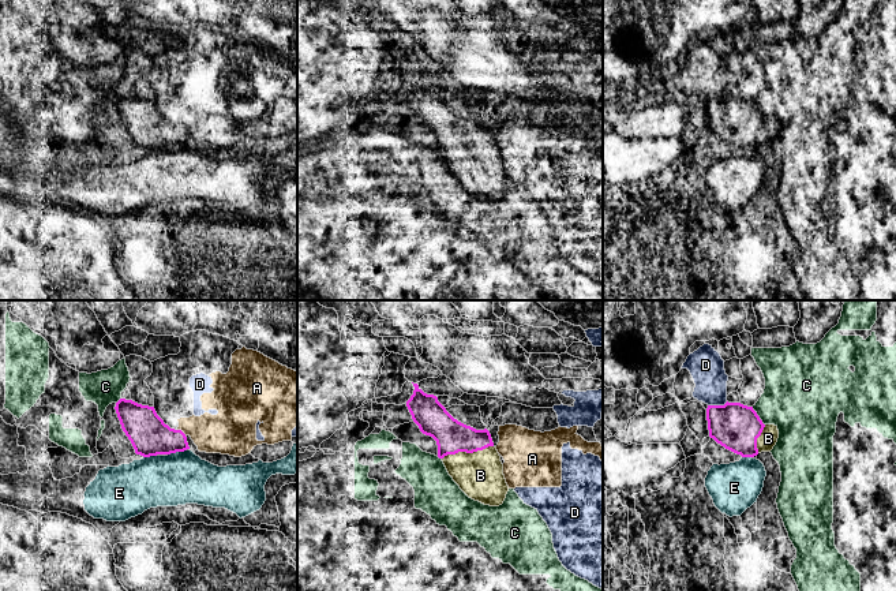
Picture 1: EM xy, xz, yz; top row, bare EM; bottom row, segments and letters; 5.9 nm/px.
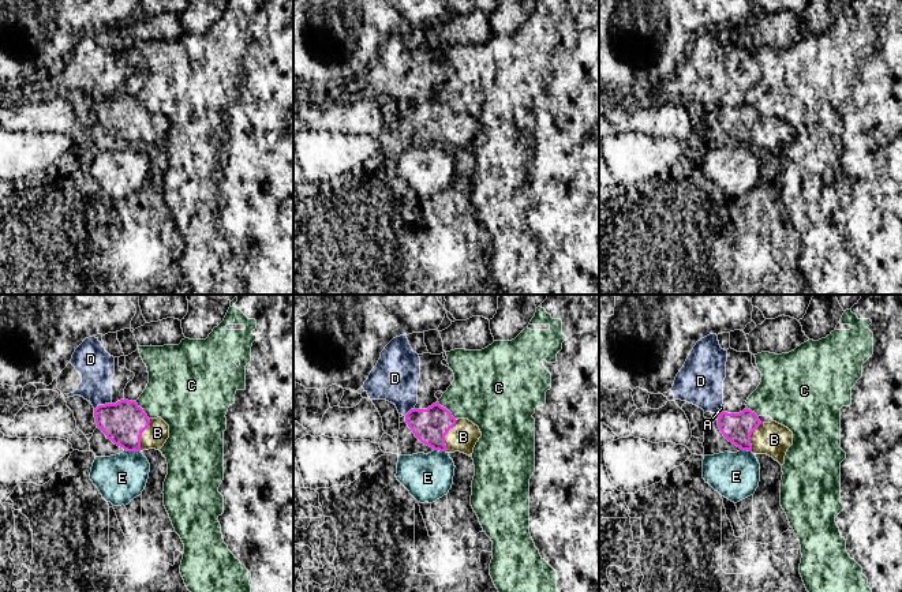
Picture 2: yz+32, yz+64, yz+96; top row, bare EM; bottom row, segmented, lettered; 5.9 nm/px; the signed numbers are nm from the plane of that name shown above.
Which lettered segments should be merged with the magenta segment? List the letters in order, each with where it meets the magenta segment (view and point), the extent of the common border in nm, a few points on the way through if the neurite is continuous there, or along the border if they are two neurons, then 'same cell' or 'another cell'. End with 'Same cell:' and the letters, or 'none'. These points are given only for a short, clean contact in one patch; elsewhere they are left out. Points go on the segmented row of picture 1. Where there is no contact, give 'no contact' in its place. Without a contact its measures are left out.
A: meets magenta in xy at (180, 430); contact 70 nm long; border along xy (177, 429), (186, 434); another cell
B: meets magenta in xz at (467, 452); contact 320 nm long; runs through xz (452, 436), (467, 452), (480, 475); same cell
C: meets magenta in yz at (758, 416); contact 130 nm long; border along yz (752, 407), (764, 425); another cell
D: meets magenta in yz at (718, 406); contact 120 nm long; border along yz (727, 401), (719, 406), (708, 406); another cell
E: meets magenta in xy at (176, 451); contact 120 nm long; border along xy (186, 449), (168, 455); another cell
Same cell: B

